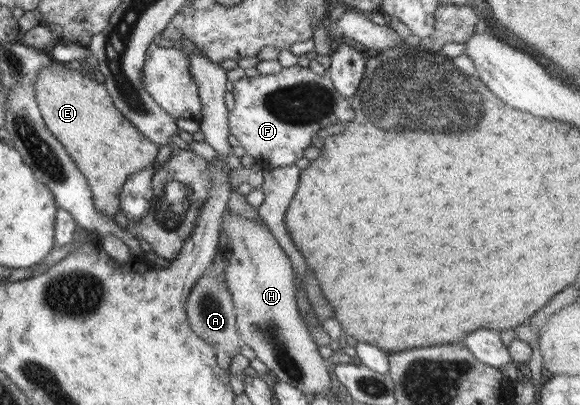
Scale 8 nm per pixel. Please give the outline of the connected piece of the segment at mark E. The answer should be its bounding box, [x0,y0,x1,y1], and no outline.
[35,60,159,219]

